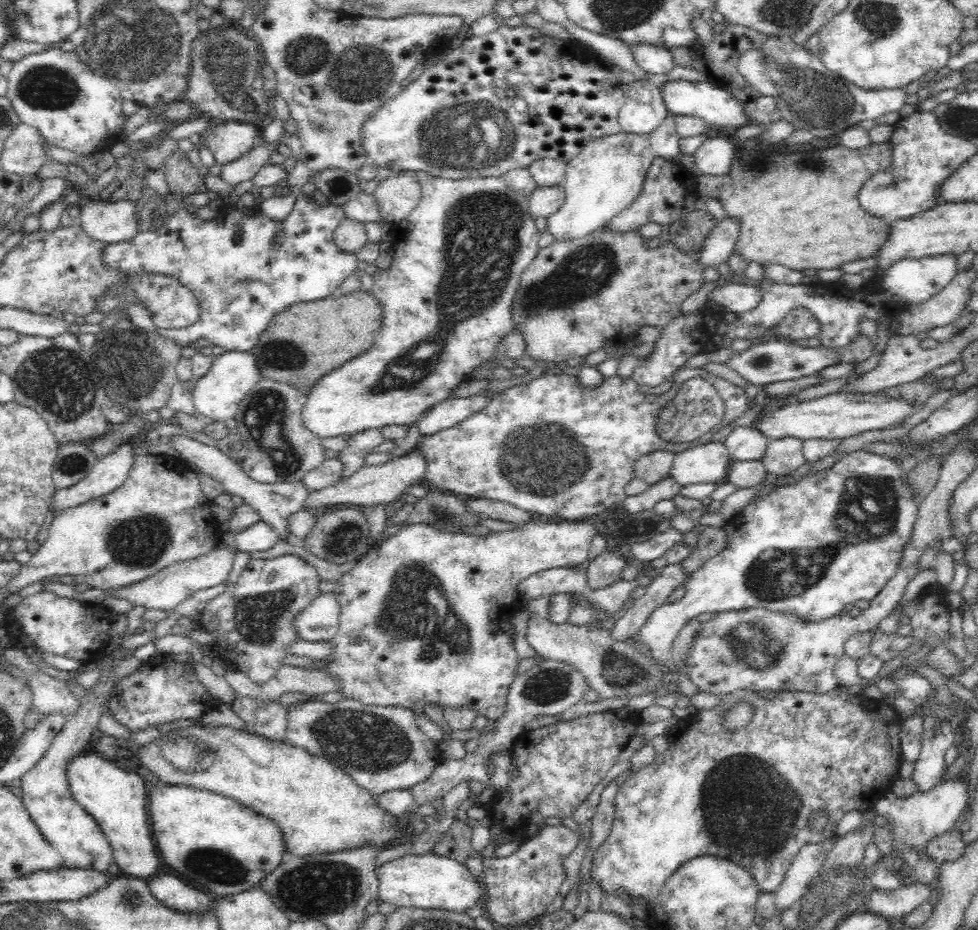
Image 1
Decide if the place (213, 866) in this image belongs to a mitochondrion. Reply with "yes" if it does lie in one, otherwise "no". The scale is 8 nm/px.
yes

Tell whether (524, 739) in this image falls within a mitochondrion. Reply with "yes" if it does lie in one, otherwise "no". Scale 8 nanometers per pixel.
no

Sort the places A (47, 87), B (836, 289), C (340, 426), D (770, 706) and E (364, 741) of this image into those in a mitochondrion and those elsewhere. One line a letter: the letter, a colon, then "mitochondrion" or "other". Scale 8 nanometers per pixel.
A: mitochondrion
B: other
C: other
D: other
E: mitochondrion

